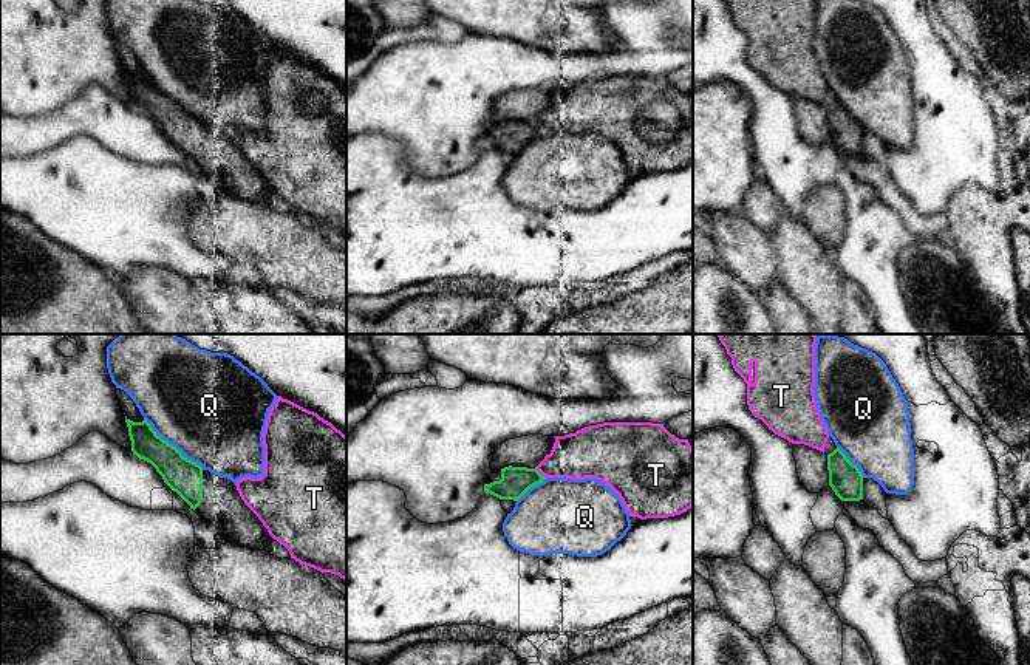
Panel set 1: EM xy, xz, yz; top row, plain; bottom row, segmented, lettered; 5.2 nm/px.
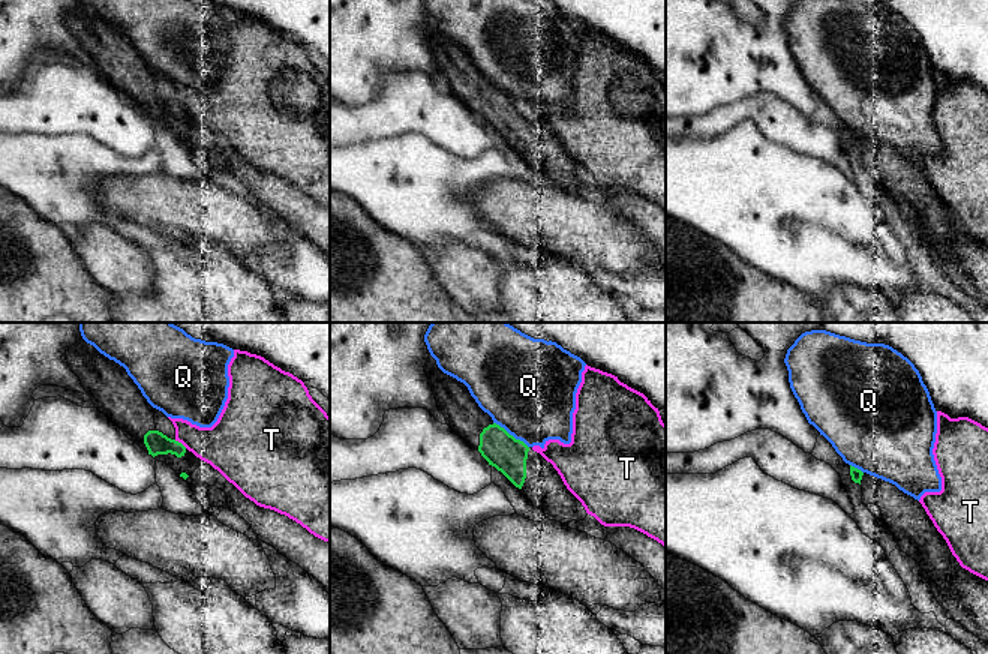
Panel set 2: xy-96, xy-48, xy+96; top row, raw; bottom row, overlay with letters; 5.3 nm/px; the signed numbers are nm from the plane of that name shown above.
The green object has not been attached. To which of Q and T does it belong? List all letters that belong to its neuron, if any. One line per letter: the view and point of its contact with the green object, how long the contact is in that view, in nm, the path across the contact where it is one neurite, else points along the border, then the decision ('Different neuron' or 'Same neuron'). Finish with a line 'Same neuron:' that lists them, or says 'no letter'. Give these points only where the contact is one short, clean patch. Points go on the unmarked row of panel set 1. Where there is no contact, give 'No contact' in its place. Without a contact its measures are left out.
Q: Touches green at xy (170, 98). Shared border 420 nm. Different neuron
T: Touches green at xz (540, 127). Shared border 80 nm. Different neuron
Same neuron: no letter

